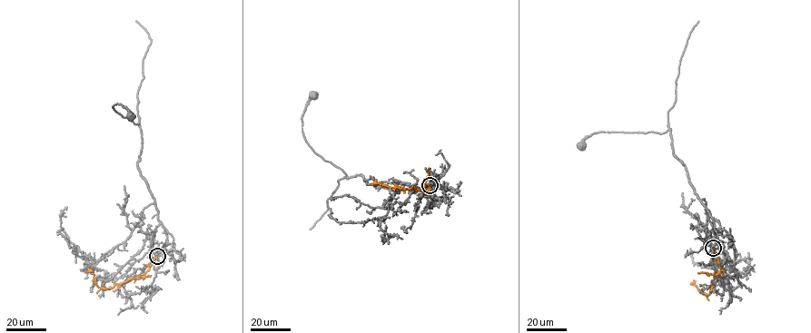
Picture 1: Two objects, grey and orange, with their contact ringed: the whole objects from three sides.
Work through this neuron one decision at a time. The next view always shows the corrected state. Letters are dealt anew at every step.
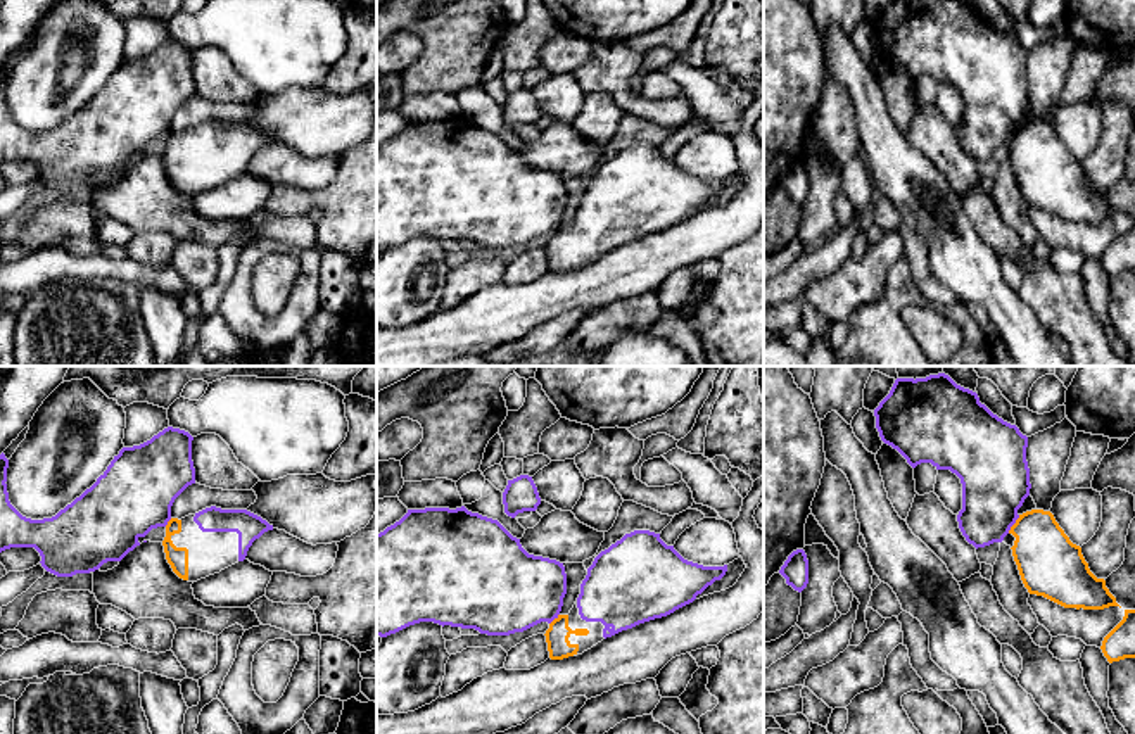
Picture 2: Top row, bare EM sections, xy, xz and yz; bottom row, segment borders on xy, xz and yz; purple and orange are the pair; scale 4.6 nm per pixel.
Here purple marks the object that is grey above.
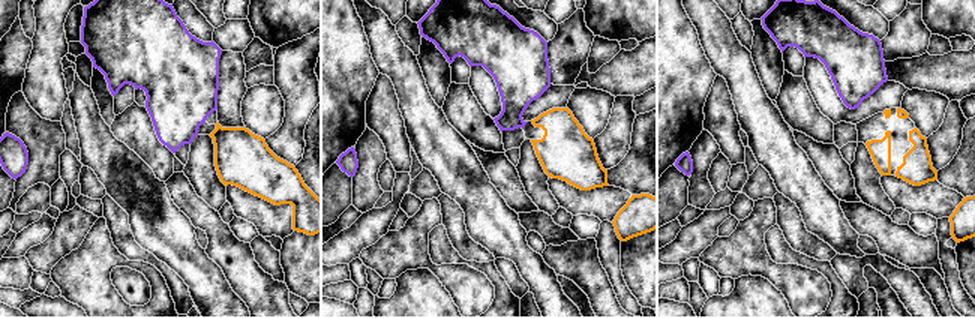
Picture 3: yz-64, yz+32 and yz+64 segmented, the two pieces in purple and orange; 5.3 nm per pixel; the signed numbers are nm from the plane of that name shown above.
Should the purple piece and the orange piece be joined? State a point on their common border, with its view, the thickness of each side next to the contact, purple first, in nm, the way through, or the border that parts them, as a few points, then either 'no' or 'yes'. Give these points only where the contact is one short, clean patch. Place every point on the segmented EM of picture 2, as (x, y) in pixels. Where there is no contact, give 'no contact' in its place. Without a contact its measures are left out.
meets purple in yz at (1014, 522); 320 nm thick on the purple side, 300 nm on the other; runs through yz (995, 479), (995, 503), (1014, 522), (1042, 550), (1049, 563); yes

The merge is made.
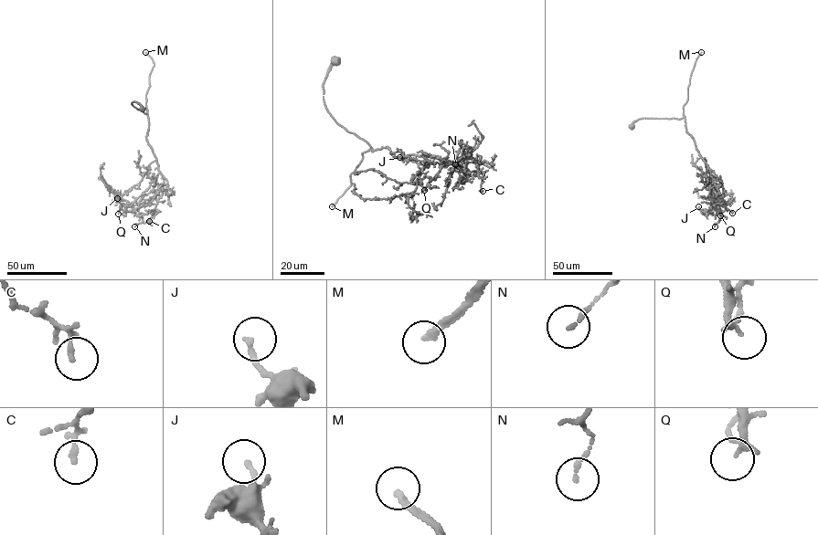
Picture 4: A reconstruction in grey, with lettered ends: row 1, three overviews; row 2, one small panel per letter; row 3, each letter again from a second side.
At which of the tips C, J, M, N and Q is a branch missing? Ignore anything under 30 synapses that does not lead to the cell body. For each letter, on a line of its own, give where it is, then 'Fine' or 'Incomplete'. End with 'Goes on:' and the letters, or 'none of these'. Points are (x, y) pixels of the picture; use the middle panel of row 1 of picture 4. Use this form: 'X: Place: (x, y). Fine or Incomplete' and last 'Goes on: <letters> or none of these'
C: Place: (483, 191). Fine
J: Place: (399, 157). Fine
M: Place: (332, 206). Incomplete
N: Place: (455, 164). Fine
Q: Place: (424, 190). Fine
Goes on: M

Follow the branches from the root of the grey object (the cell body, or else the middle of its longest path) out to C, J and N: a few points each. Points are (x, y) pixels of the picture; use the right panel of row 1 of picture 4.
C: (632, 127), (642, 118), (684, 117), (685, 131), (714, 173), (710, 199), (732, 213)
J: (632, 127), (642, 118), (684, 117), (685, 131), (714, 173), (710, 186), (715, 200), (708, 214), (698, 206)
N: (632, 127), (642, 118), (684, 117), (685, 131), (693, 138), (699, 154), (722, 185), (725, 209), (715, 226)

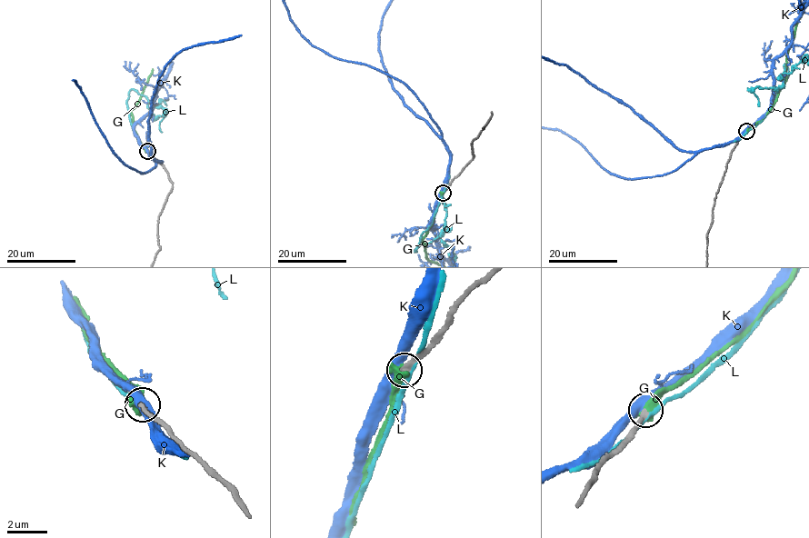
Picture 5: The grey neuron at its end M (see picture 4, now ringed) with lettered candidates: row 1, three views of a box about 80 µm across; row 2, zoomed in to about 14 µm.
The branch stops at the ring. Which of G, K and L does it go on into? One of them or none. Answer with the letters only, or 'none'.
G

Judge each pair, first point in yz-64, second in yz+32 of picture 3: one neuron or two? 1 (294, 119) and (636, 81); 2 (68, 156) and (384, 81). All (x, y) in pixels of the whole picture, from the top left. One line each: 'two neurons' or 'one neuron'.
1: two neurons
2: one neuron

